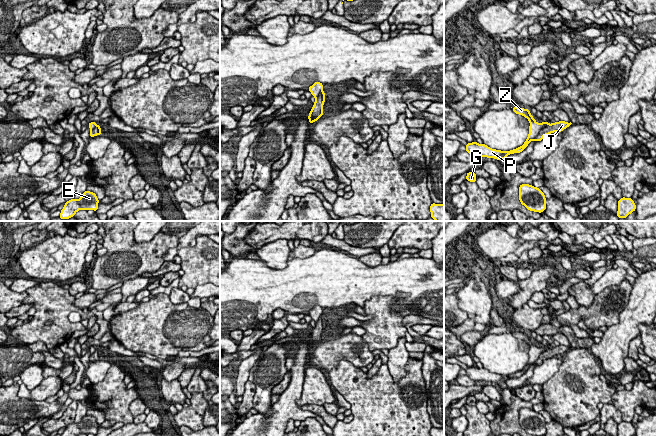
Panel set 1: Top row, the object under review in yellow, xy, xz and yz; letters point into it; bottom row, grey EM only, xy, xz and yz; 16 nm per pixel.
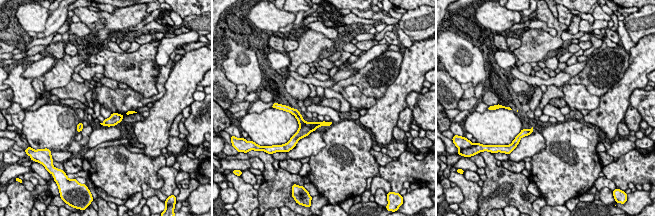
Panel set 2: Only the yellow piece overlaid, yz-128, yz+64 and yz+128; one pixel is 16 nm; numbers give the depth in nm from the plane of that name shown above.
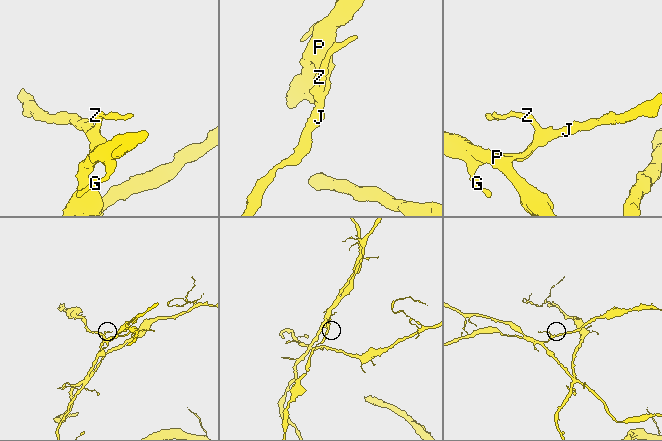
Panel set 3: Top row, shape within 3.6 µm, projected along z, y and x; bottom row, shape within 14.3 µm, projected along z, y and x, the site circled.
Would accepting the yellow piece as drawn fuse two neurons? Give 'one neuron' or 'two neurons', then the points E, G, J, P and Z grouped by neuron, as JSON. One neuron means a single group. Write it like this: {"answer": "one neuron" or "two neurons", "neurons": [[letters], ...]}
{"answer": "two neurons", "neurons": [["E", "P", "Z"], ["G", "J"]]}

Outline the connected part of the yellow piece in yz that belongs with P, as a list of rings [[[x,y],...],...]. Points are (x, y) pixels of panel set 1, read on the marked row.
[[[513,107],[512,110],[516,114],[520,114],[526,117],[530,122],[528,138],[521,147],[510,150],[508,152],[503,152],[500,150],[491,149],[485,144],[478,144],[477,142],[472,142],[466,145],[466,151],[474,157],[488,157],[495,158],[497,160],[505,159],[509,154],[522,152],[528,146],[529,142],[533,140],[539,133],[541,133],[541,130],[548,125],[547,121],[543,123],[537,123],[530,114],[529,109]]]

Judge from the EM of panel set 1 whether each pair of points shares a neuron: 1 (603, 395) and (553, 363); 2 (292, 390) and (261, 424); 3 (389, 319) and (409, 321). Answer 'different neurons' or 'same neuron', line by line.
1: different neurons
2: same neuron
3: different neurons

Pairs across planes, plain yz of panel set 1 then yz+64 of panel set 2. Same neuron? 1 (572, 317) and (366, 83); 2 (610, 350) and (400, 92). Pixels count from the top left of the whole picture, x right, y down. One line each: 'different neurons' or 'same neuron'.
1: same neuron
2: same neuron

